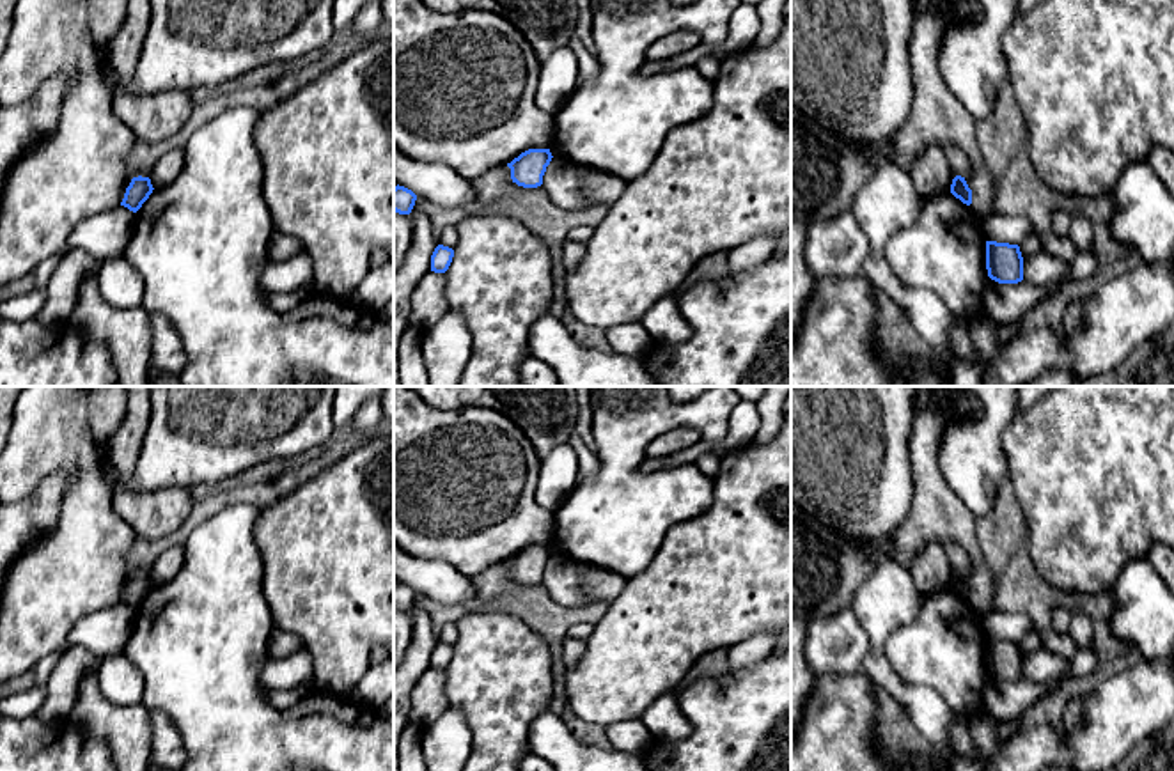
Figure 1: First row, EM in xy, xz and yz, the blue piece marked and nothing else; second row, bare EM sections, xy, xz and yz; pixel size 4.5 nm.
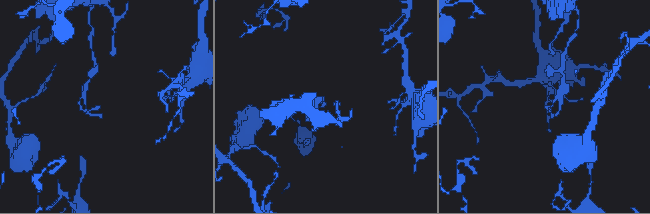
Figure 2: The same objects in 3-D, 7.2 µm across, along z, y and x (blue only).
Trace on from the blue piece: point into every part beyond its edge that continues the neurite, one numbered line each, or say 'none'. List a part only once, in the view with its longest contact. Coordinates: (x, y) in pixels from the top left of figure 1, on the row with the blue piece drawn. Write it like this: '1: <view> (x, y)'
none

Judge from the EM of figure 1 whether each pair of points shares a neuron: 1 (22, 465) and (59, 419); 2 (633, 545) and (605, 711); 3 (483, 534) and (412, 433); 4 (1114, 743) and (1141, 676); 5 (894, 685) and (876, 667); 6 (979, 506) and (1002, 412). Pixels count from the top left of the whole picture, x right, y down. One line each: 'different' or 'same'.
1: same
2: different
3: same
4: same
5: same
6: same

